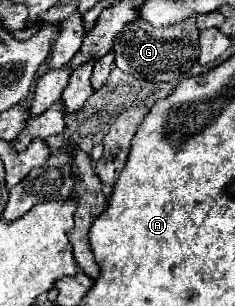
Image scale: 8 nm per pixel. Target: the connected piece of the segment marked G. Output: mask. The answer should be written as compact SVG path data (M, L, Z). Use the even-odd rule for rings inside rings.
M188 17L180 25L168 27L152 27L148 21L132 21L124 25L124 29L114 39L114 53L116 53L116 67L122 71L142 77L148 81L172 81L180 79L198 59L200 45L198 45L200 29L196 27L196 17Z

